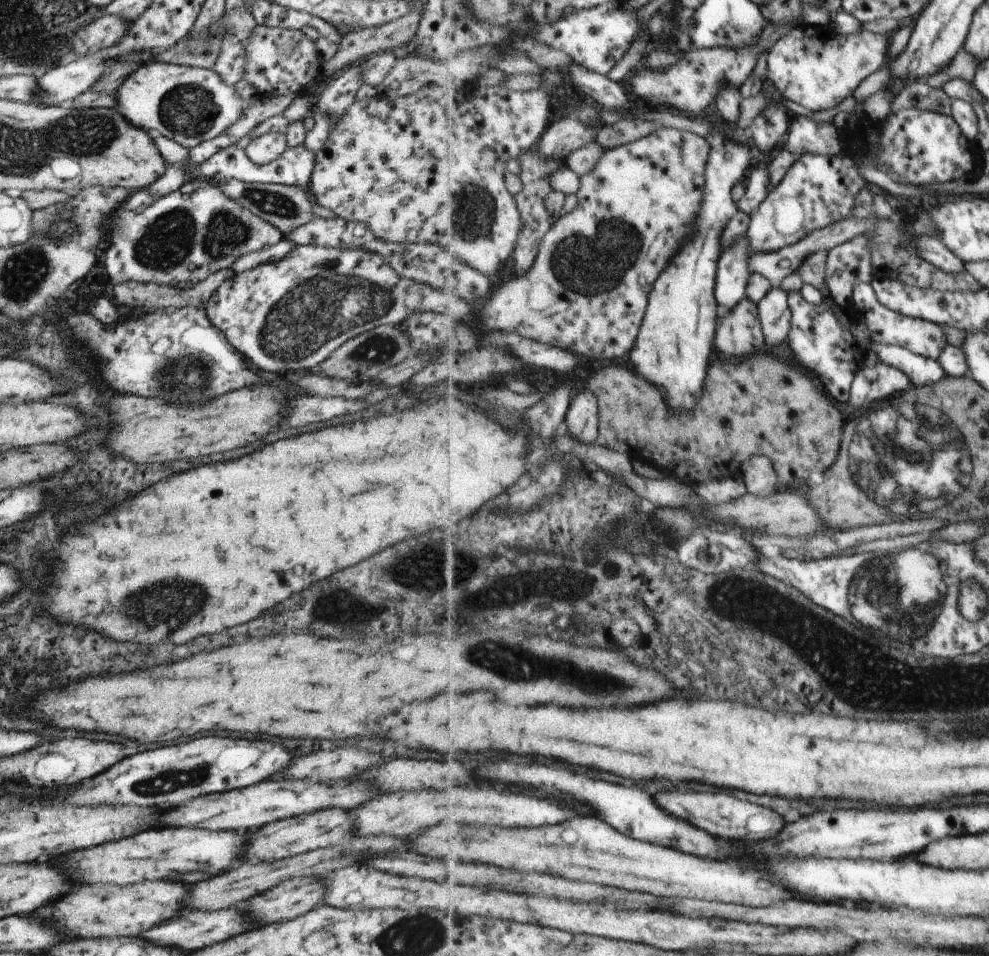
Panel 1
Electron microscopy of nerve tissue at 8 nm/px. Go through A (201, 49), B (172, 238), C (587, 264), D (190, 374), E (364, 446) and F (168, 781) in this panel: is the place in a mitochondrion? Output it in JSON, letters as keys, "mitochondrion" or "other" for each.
{"A":"mitochondrion","B":"mitochondrion","C":"mitochondrion","D":"mitochondrion","E":"other","F":"mitochondrion"}

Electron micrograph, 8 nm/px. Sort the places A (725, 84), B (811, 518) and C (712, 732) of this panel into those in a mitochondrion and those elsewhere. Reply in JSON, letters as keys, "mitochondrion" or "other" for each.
{"A":"other","B":"other","C":"other"}

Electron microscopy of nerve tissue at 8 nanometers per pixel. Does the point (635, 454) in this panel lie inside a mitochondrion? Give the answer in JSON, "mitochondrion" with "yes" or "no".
{"mitochondrion":"no"}

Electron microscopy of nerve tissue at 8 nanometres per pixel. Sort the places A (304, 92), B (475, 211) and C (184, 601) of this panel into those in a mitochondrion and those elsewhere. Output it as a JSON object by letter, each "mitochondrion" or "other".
{"A":"other","B":"mitochondrion","C":"mitochondrion"}

